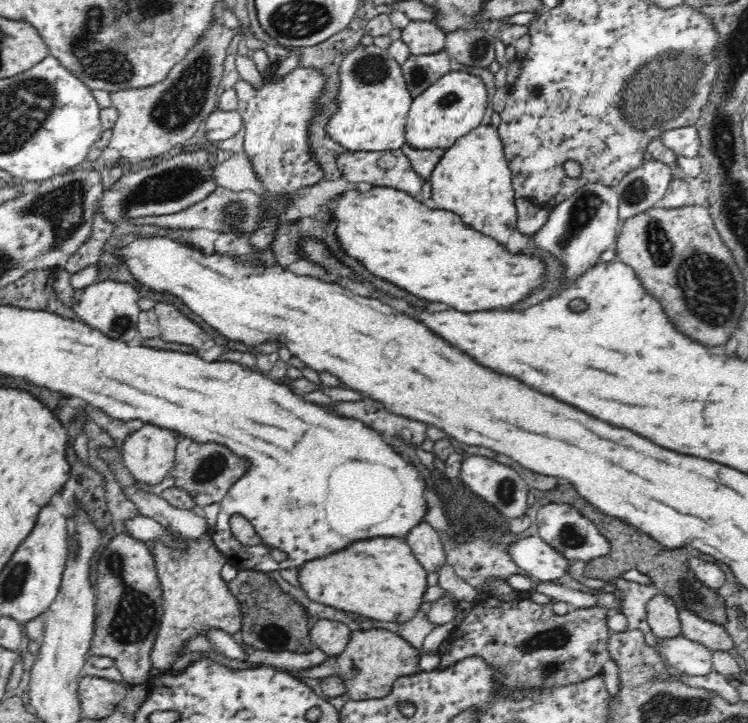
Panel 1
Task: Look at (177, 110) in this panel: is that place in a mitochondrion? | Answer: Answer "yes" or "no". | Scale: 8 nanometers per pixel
yes

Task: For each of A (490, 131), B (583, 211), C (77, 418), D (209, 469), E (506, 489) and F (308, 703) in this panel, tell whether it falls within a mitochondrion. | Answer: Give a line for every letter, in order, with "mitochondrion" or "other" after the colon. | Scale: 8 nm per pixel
A: other
B: mitochondrion
C: other
D: mitochondrion
E: mitochondrion
F: other

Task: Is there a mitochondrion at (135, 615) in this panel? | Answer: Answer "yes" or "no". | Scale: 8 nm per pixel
yes

